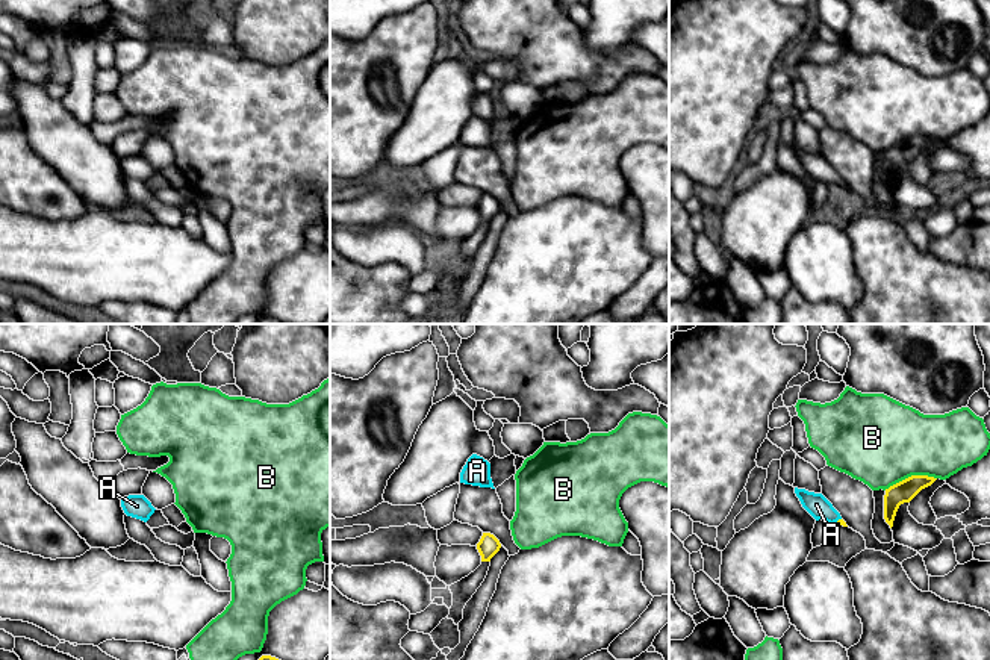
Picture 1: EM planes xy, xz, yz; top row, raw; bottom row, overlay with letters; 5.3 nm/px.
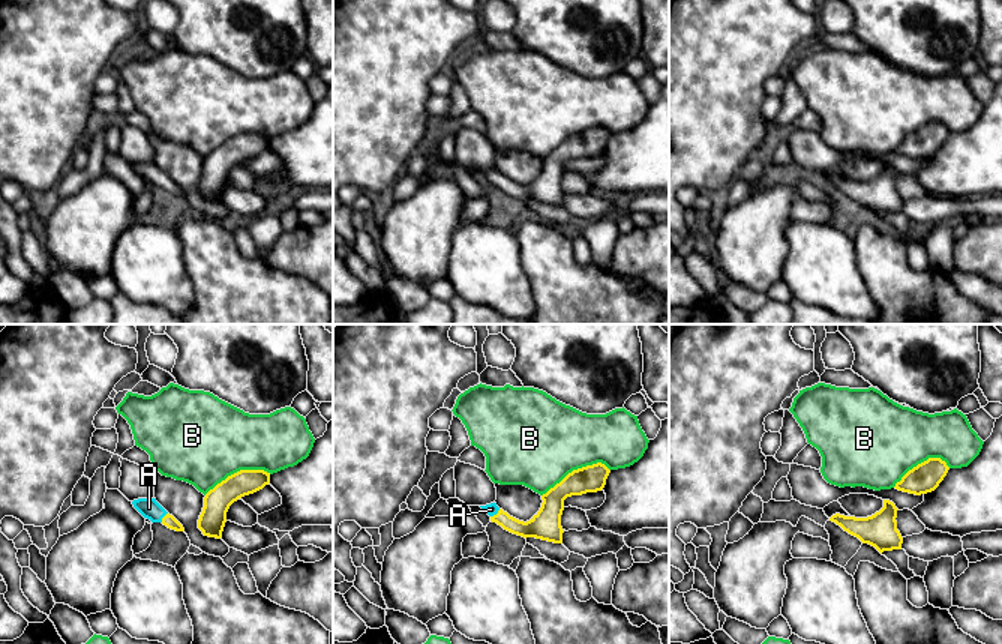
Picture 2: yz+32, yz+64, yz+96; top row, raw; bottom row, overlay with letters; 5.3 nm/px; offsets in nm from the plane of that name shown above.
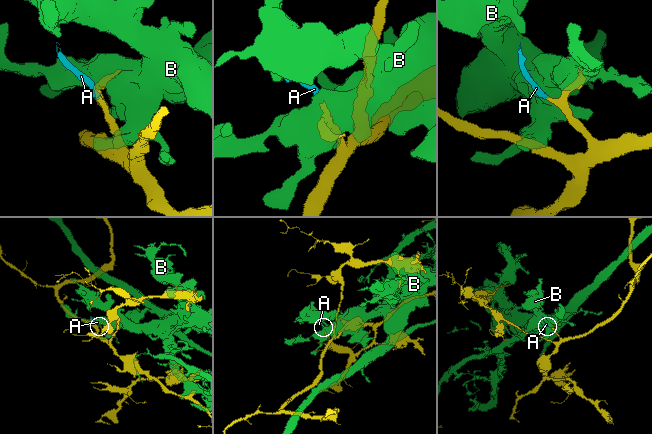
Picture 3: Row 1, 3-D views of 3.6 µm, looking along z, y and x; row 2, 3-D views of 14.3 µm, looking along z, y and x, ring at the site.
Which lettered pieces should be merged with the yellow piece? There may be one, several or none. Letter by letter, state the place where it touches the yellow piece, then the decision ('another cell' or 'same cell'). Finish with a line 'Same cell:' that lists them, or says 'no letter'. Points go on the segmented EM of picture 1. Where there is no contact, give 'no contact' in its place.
A: yz (839, 519) | same cell
B: yz (912, 476) | another cell
Same cell: A

